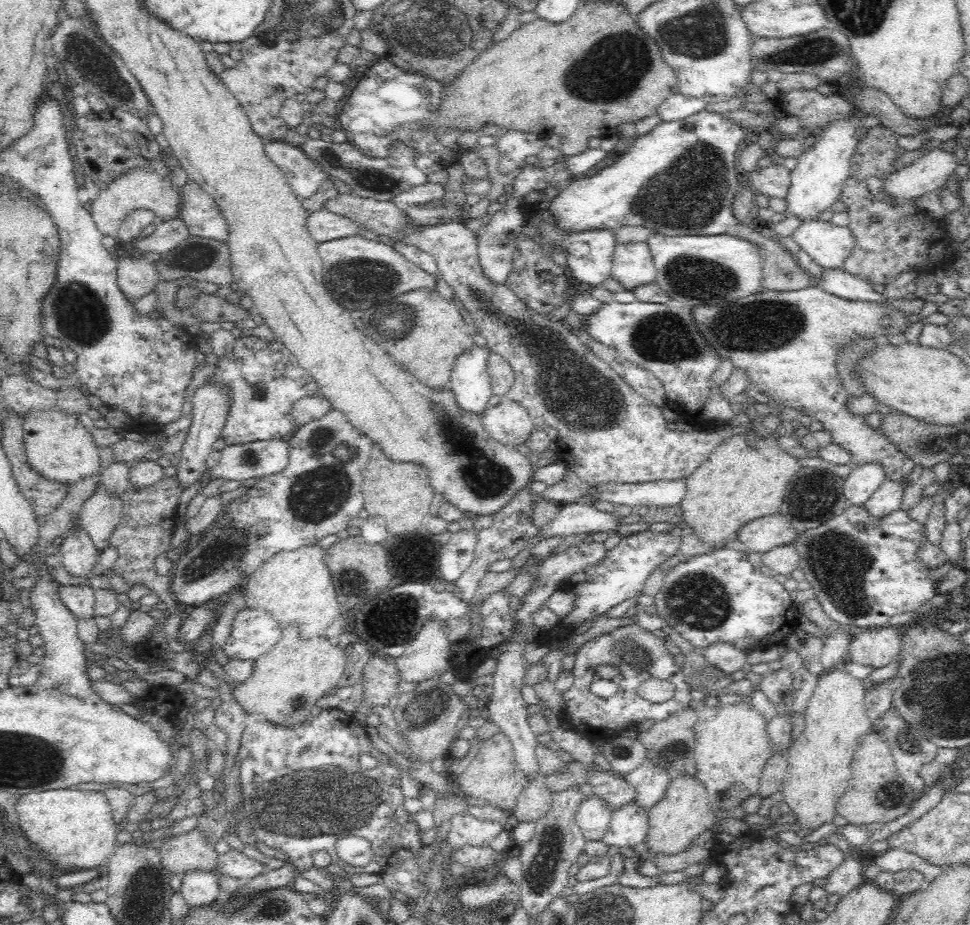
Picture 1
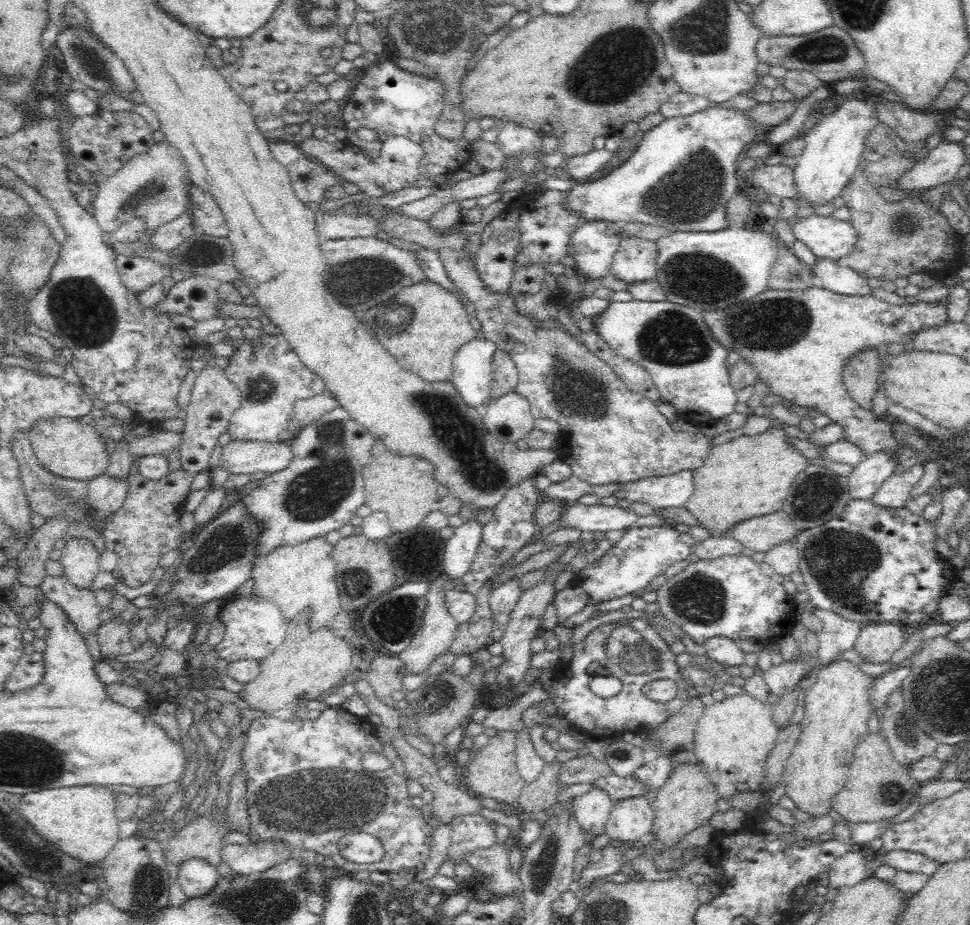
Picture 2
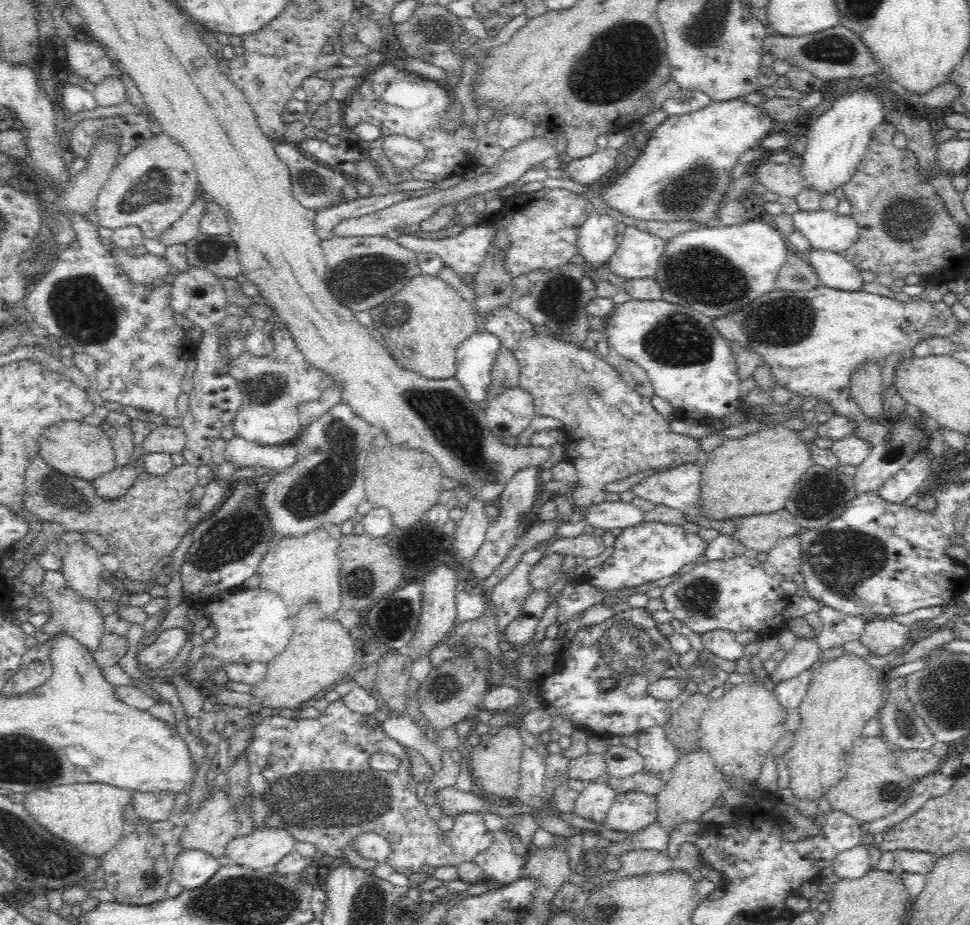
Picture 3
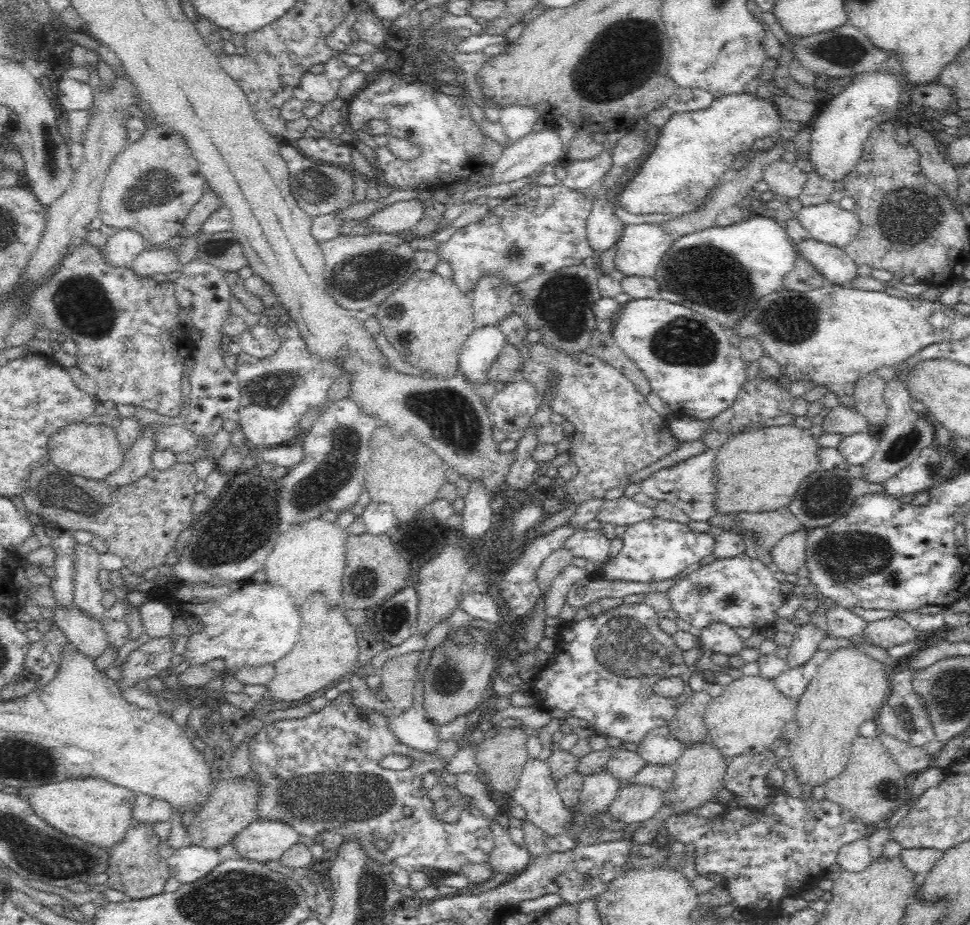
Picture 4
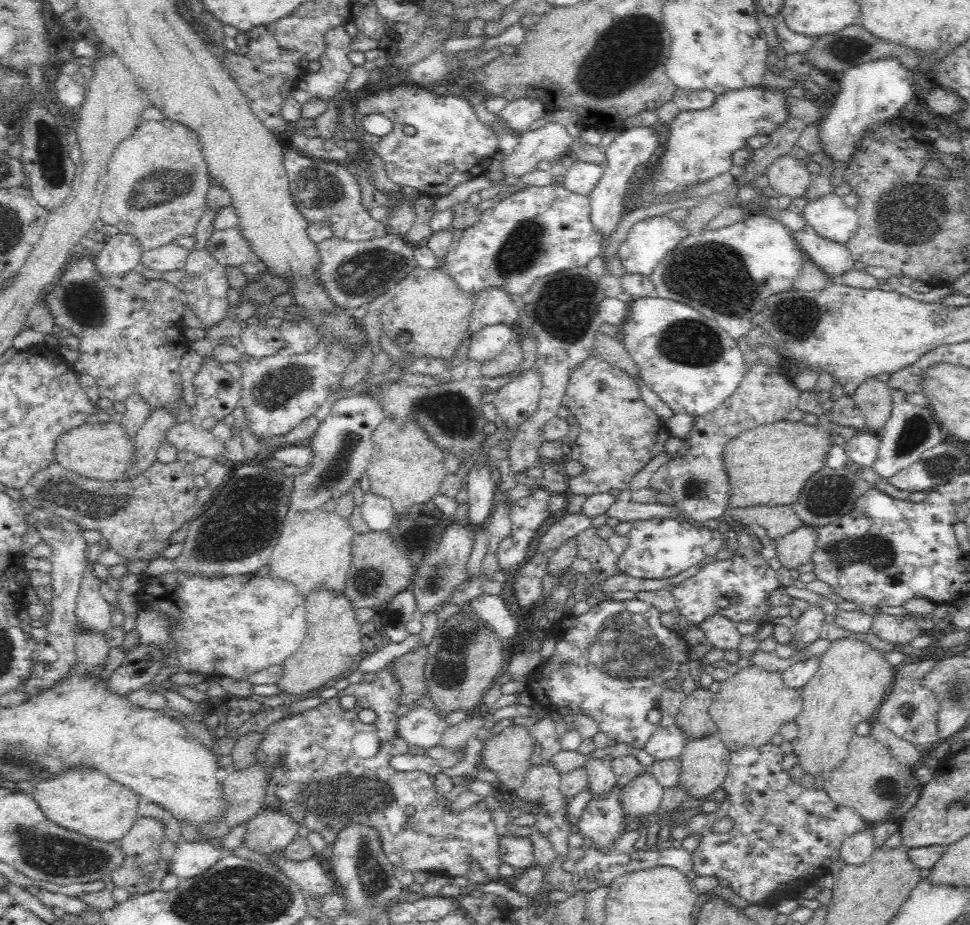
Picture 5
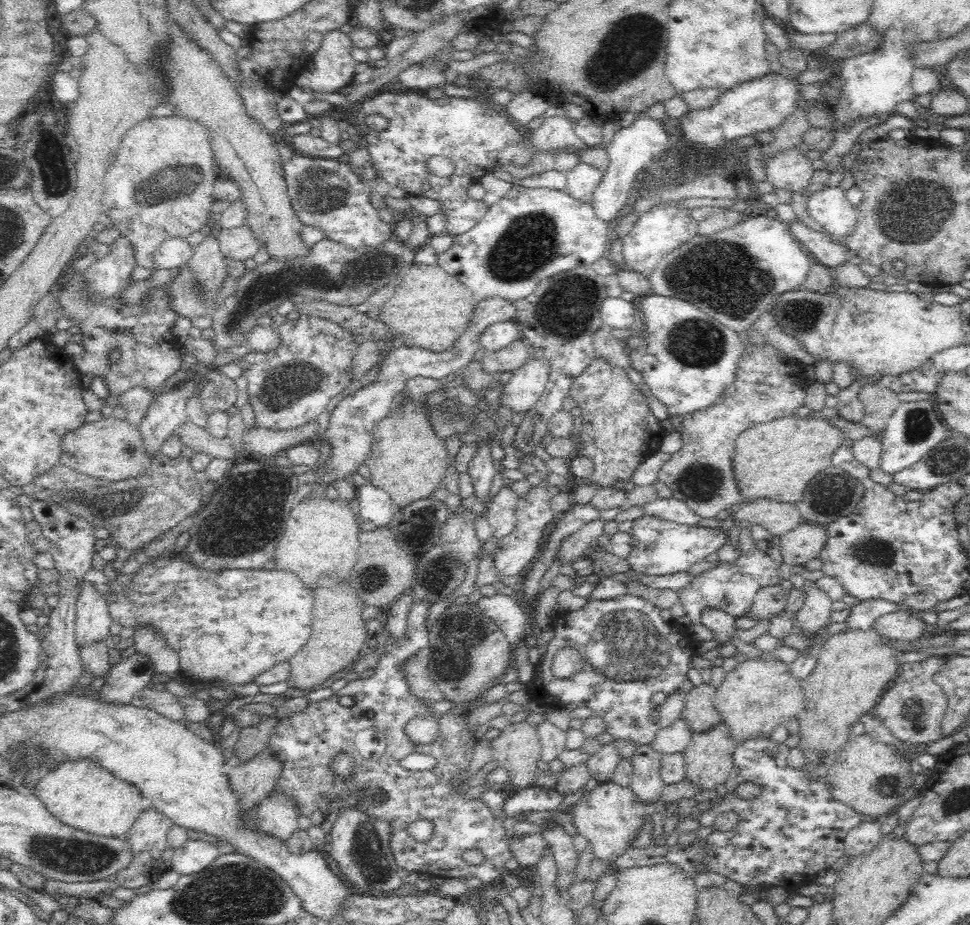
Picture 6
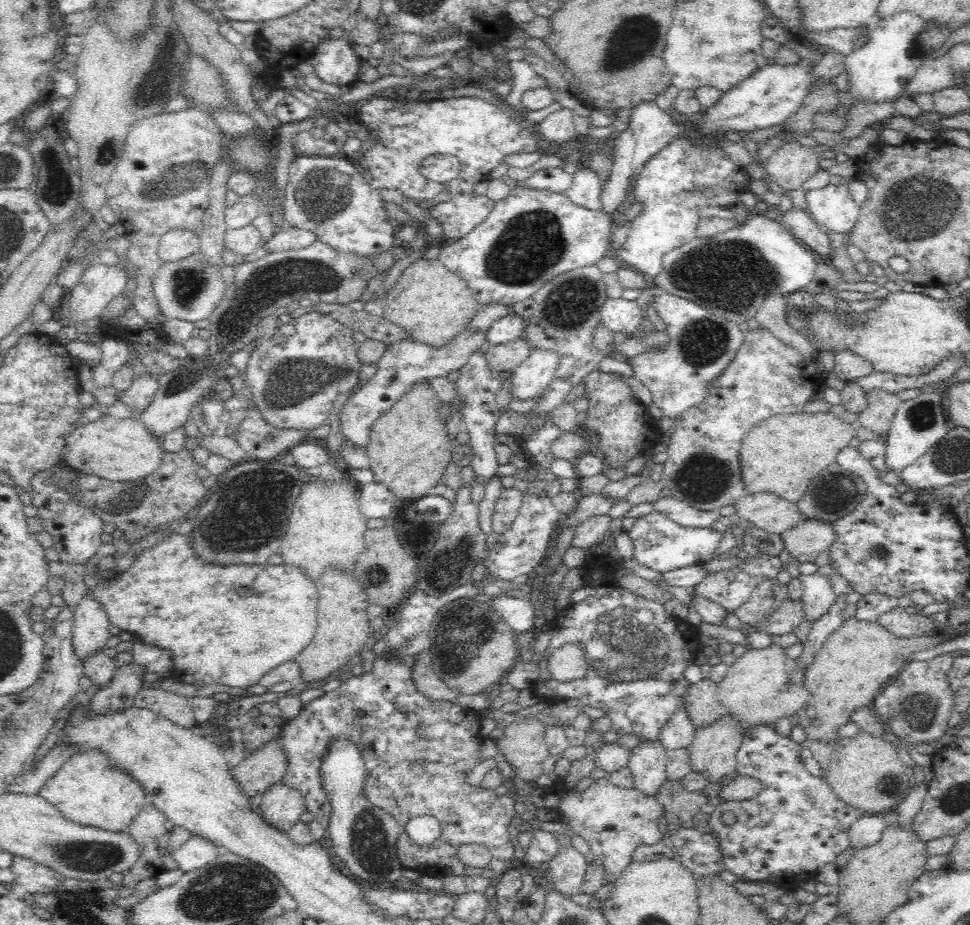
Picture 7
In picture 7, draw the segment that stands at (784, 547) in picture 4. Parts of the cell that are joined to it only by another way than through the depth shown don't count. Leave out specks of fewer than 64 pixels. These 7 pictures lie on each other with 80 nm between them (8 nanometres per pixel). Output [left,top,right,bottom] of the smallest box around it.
[781,519,836,563]

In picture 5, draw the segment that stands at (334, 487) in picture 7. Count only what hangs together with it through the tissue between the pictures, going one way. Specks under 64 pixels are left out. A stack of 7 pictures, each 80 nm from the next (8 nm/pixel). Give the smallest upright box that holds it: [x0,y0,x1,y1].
[268,508,356,596]

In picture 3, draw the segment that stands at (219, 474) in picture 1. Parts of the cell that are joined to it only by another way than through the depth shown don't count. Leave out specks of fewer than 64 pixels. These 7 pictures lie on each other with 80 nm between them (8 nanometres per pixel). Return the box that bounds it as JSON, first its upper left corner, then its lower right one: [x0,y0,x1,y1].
[225,436,297,472]

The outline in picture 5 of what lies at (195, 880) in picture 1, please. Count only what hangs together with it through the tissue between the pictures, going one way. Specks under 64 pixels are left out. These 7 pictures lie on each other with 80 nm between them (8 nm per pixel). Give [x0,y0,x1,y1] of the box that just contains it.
[169,840,222,878]

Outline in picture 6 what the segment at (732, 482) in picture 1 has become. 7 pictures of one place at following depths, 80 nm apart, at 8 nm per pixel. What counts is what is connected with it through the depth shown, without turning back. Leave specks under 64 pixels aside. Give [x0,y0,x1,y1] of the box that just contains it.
[733,414,846,503]

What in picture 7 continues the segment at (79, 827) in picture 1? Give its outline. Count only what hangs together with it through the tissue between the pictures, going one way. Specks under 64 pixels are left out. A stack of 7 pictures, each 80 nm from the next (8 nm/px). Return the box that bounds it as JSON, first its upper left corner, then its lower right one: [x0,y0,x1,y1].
[39,748,147,831]

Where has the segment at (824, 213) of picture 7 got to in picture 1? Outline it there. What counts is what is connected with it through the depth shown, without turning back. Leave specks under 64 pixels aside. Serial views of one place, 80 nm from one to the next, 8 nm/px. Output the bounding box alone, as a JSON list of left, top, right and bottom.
[791,220,855,268]

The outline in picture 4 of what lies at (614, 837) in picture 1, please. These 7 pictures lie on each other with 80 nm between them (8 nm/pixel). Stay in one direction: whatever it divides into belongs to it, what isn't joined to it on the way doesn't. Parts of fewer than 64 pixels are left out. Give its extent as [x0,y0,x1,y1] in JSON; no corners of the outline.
[609,784,665,825]

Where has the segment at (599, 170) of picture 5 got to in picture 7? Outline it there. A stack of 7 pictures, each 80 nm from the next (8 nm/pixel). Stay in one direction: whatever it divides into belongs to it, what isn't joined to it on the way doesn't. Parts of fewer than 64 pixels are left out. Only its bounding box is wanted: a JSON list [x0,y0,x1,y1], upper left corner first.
[563,167,603,212]

